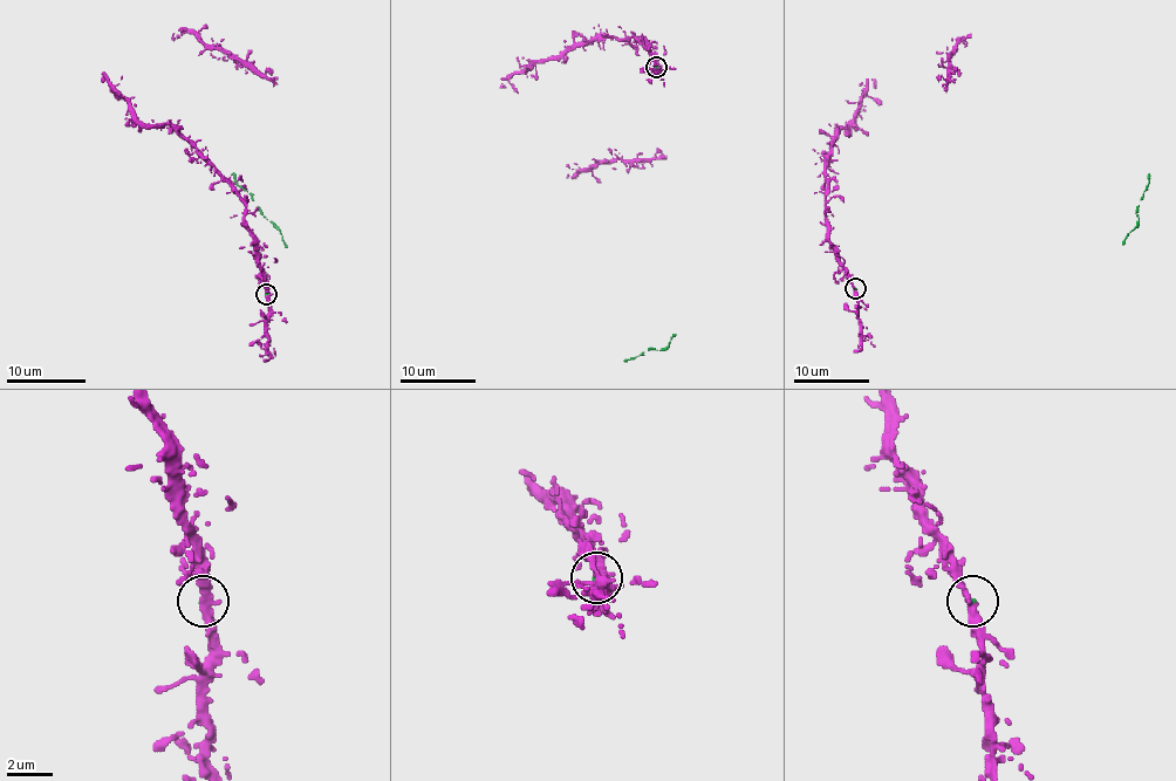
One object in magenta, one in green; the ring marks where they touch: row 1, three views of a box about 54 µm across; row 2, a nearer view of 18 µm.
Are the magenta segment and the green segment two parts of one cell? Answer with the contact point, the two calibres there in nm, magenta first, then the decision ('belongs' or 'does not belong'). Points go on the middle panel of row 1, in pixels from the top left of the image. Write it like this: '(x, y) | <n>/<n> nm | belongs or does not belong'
(656, 67) | 400/140 nm | belongs

